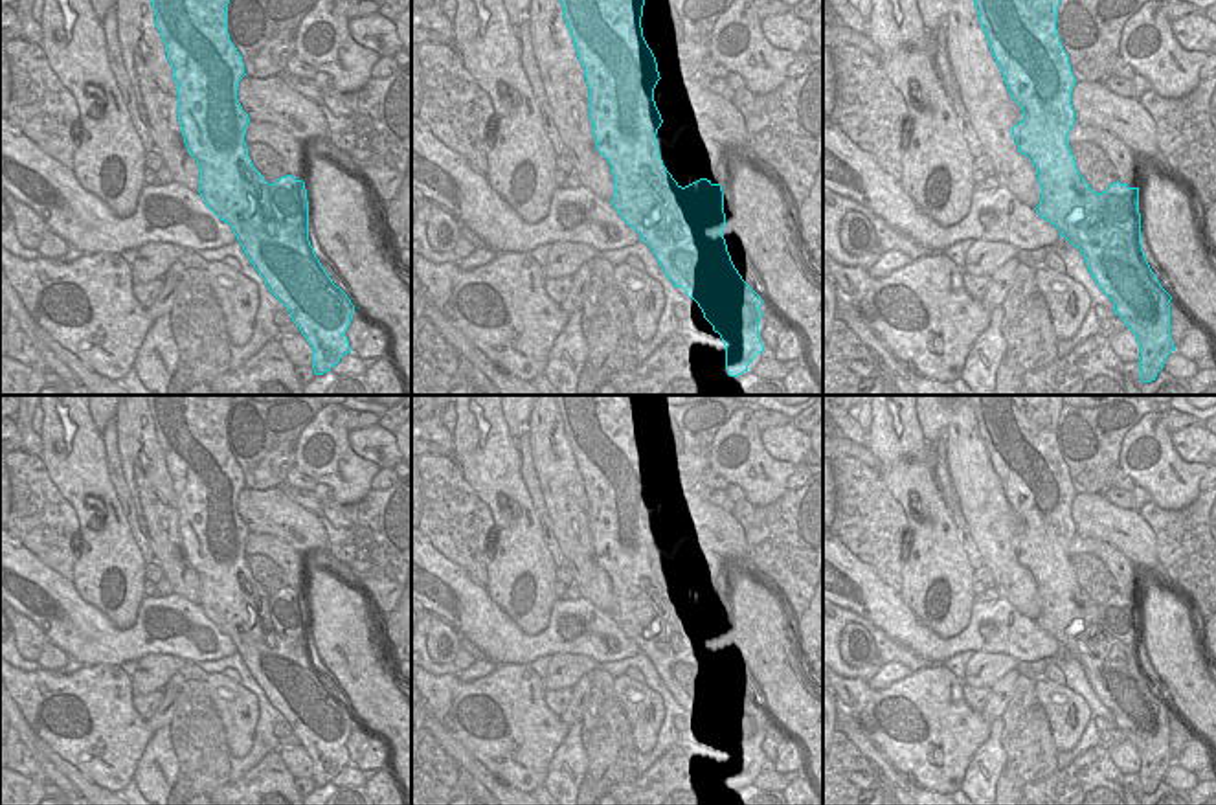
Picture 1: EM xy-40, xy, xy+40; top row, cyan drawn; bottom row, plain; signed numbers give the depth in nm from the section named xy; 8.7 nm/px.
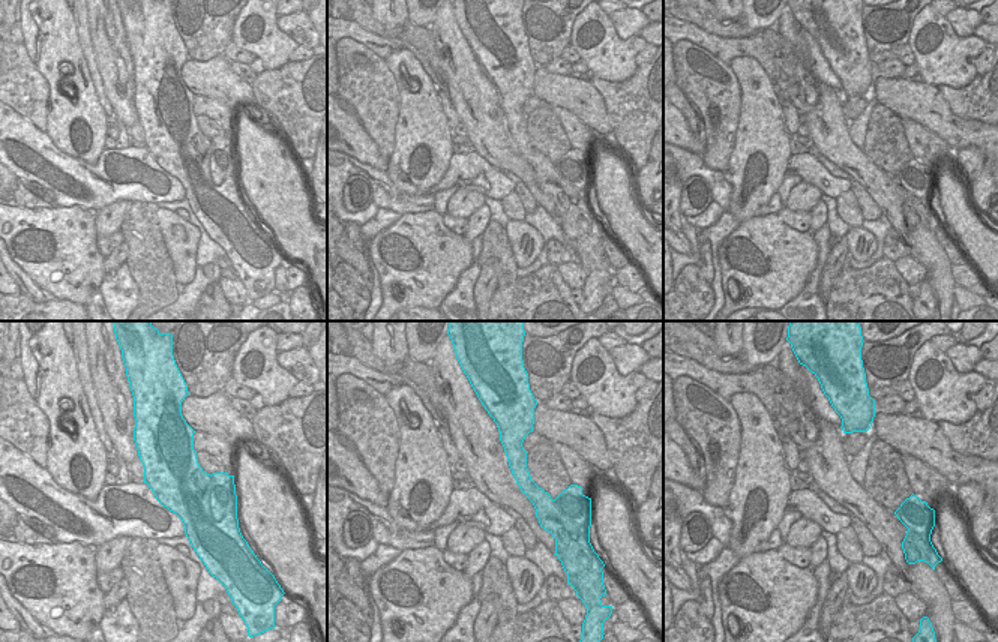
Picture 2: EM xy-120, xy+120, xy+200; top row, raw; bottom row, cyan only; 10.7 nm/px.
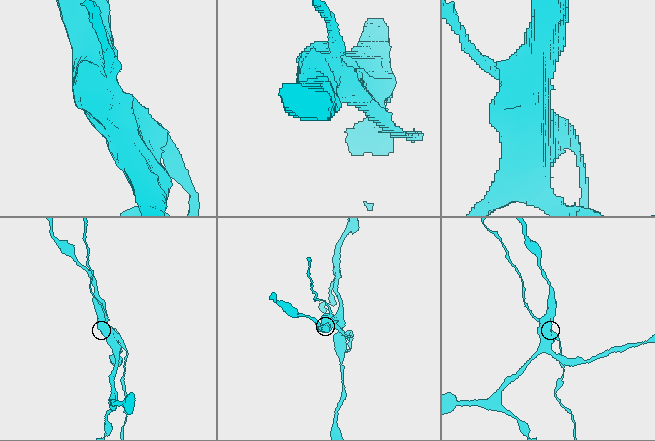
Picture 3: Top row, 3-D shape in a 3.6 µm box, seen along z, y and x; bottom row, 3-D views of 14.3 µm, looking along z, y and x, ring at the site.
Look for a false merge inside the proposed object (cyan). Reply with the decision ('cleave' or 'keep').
cleave

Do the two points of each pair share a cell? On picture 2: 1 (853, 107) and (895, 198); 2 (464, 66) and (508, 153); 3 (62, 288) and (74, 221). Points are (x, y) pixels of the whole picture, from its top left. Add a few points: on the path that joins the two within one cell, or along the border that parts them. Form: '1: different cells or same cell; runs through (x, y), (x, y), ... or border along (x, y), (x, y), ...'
1: different cells; border along (842, 98), (842, 114), (848, 122)
2: same cell; runs through (468, 87), (477, 102), (488, 132)
3: same cell; runs through (62, 272), (62, 240), (65, 237)

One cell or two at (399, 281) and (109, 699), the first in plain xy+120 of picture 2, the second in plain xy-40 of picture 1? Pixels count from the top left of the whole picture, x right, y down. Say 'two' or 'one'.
one

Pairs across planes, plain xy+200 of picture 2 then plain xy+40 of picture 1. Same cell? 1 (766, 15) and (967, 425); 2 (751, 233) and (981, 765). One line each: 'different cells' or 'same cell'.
1: different cells
2: different cells

